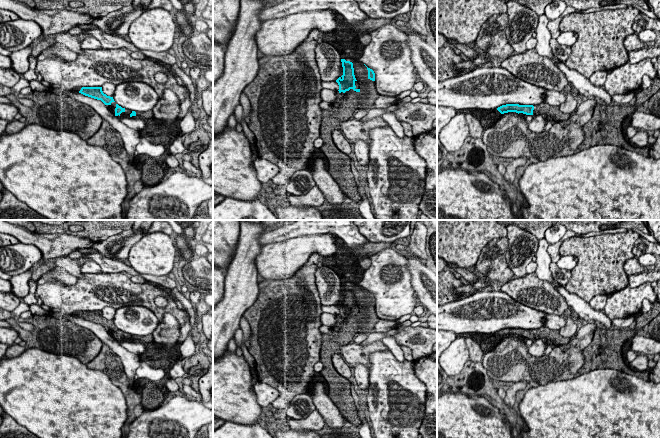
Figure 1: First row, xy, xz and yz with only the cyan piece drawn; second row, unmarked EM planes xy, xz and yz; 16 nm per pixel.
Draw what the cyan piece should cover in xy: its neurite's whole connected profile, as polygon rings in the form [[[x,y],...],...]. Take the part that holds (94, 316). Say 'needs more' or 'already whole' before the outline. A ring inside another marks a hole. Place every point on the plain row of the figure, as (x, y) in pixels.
needs more; [[[82,311],[79,317],[97,324],[101,324],[107,330],[109,335],[115,340],[128,342],[136,340],[135,335],[122,332],[114,325],[113,321],[104,318],[102,311]]]

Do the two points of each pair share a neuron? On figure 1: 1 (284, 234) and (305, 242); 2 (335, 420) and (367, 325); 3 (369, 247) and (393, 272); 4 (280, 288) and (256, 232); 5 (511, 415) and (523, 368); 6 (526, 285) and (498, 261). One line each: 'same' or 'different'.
1: different
2: different
3: different
4: different
5: different
6: different

